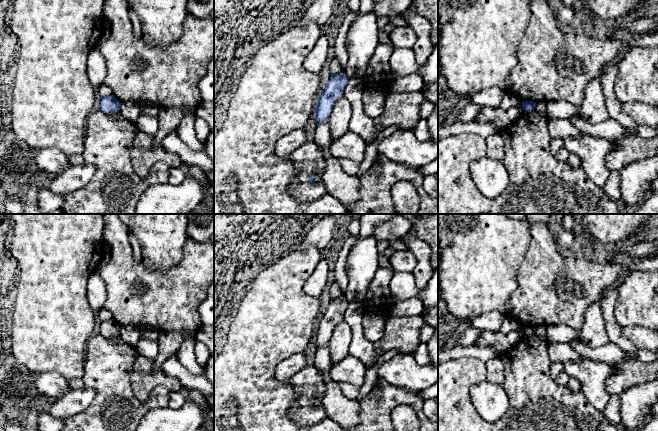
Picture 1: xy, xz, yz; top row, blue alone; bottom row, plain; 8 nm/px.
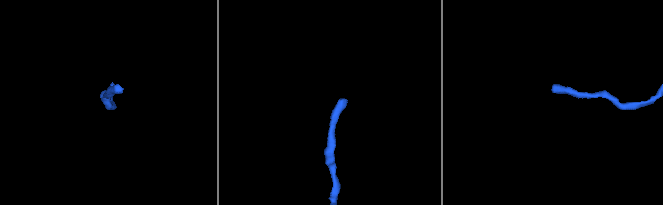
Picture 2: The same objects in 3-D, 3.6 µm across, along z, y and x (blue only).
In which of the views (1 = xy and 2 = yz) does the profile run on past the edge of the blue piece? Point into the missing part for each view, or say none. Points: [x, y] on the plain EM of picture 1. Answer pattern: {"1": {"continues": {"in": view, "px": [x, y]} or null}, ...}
{"1": {"continues": null}, "2": {"continues": null}}

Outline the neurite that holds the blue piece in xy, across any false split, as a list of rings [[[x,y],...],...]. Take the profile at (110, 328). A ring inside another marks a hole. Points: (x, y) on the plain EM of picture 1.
[[[113,319],[108,321],[101,321],[99,325],[99,334],[104,337],[118,337],[121,326],[118,325]]]

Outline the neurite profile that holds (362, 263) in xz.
[[[370,236],[357,241],[351,248],[347,261],[347,278],[344,298],[348,302],[363,302],[368,286],[379,267],[377,238]]]

